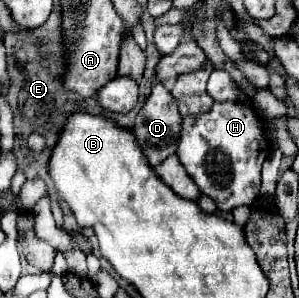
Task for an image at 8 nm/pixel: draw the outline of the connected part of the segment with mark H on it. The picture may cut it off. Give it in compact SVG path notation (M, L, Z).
M215 103L209 113L203 113L199 117L183 117L183 129L179 137L179 147L177 147L177 157L191 175L191 179L197 183L197 187L215 199L217 207L223 211L231 211L233 207L239 205L249 205L253 199L259 195L261 187L261 165L271 153L271 141L263 135L261 121L255 115L251 105L243 103Z

